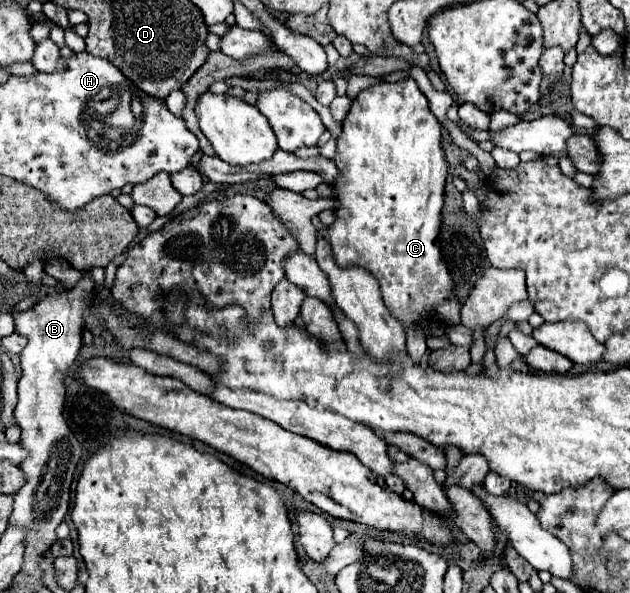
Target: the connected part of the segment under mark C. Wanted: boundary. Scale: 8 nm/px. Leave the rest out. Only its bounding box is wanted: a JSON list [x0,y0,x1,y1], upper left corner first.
[328,78,454,328]

